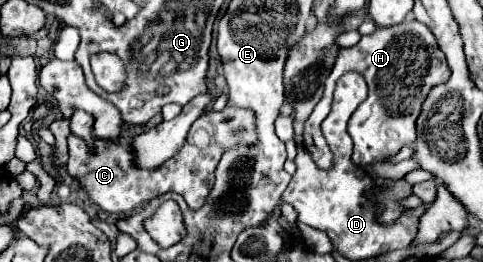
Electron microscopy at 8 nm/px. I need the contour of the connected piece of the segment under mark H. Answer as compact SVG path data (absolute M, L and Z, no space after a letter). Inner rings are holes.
M403 21L399 25L393 25L391 29L377 29L371 35L363 35L357 45L353 45L349 49L339 49L335 65L333 65L333 69L325 81L323 99L317 103L317 107L313 109L309 119L305 121L305 135L303 135L305 137L305 143L303 143L305 149L309 151L309 155L317 163L317 167L323 167L323 169L331 167L333 155L329 151L329 145L327 145L323 133L321 133L321 121L329 113L331 99L333 99L333 87L335 87L337 79L347 71L359 71L367 79L367 85L369 85L369 97L359 105L355 115L351 116L350 126L348 126L348 133L353 140L351 161L355 165L371 165L371 163L383 161L383 157L397 153L403 145L409 145L415 139L415 117L419 115L423 97L427 97L431 85L443 83L447 79L447 65L443 65L443 53L439 51L439 45L437 45L433 33L427 29L427 25L423 25L419 21Z

